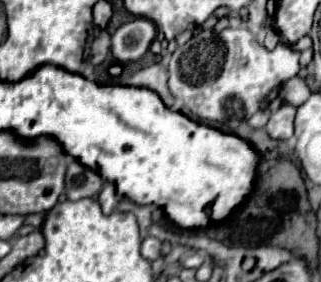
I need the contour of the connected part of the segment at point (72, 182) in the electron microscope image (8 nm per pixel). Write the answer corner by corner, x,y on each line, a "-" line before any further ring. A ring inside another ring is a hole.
77,160
69,162
67,178
65,178
65,194
69,200
81,200
81,198
95,198
103,188
101,176
79,164

